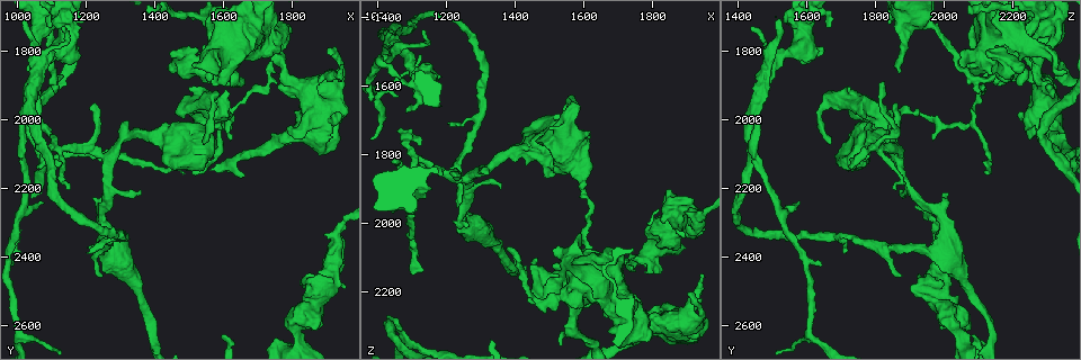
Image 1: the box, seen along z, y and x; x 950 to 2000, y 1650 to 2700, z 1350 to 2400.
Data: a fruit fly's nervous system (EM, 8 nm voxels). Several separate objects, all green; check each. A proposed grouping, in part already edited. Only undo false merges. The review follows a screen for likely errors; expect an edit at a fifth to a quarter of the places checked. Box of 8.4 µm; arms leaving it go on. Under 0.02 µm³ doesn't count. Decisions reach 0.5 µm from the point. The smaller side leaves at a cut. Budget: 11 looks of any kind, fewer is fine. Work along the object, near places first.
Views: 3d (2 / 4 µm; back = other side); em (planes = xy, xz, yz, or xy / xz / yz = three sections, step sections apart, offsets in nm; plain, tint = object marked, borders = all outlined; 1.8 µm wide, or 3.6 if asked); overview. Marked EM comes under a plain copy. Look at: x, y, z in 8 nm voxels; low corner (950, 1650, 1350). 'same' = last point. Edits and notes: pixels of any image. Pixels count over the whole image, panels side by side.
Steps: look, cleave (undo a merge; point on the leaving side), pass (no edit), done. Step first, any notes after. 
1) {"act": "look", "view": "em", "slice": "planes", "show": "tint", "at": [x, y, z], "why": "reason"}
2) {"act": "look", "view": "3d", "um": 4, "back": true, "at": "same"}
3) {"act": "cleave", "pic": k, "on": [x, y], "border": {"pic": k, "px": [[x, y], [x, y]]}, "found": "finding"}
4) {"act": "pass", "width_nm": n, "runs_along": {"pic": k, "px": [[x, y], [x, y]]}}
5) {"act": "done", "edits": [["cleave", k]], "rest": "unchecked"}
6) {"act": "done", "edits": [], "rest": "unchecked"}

{"act": "look", "view": "em", "um": 3.6, "slice": "xy", "step": 16, "show": "tint", "at": [1545, 1840, 2180], "why": "sudden change in width"}

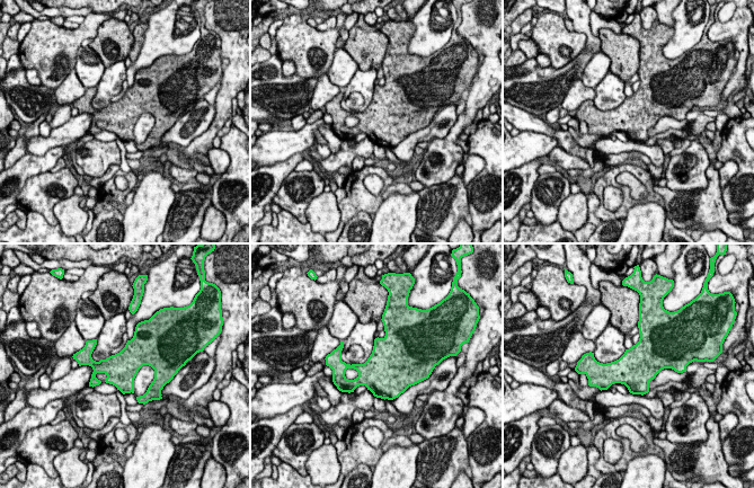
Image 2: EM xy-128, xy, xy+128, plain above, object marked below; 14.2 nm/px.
{"act": "look", "view": "em", "um": 3.6, "slice": "yz", "step": 4, "show": "tint", "at": "same", "why": "cut it another way"}

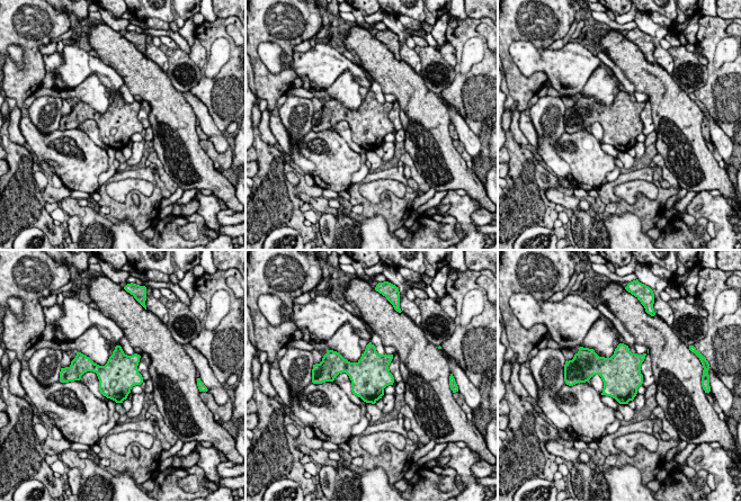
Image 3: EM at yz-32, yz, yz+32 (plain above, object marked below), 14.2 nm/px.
{"act": "pass", "found": "one cell here"}

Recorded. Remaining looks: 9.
{"act": "look", "view": "em", "slice": "planes", "show": "tint", "at": [1740, 1745, 2290]}

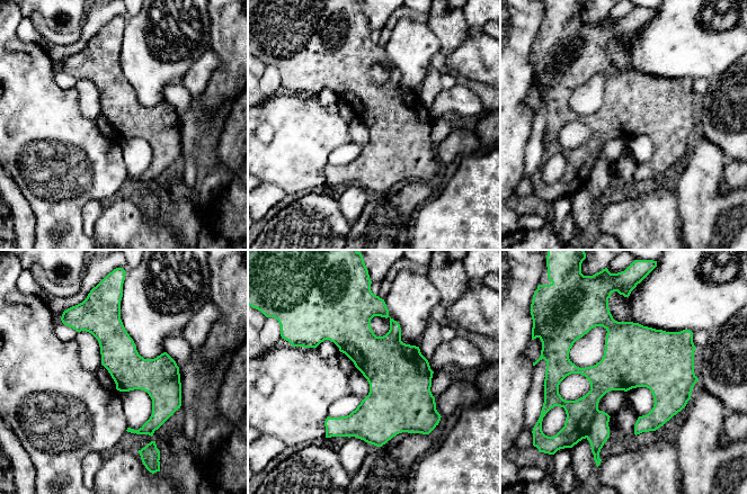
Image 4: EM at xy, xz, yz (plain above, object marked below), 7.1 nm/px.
{"act": "cleave", "pic": 4, "on": [598, 432], "border": {"pic": 4, "px": [[598, 410], [586, 437]]}, "found": "two cells meet here"}

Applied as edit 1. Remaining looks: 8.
{"act": "look", "view": "overview", "why": "see it whole again"}

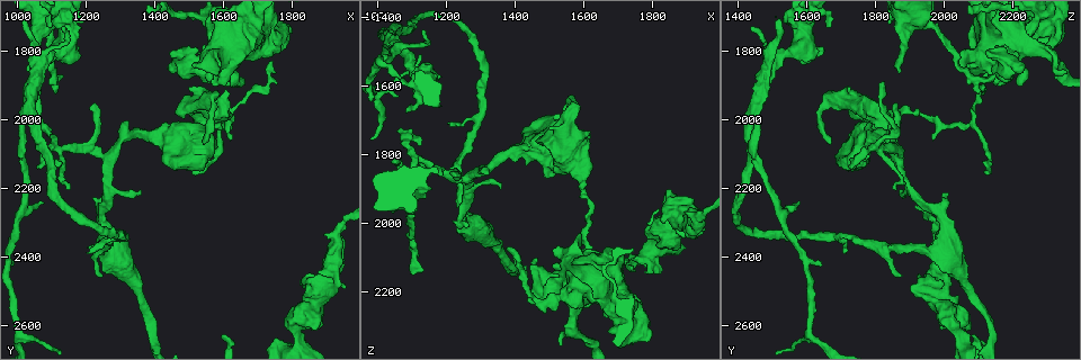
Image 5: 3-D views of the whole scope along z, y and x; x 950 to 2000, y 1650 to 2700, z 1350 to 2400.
{"act": "look", "view": "em", "slice": "xz", "step": 8, "show": "tint", "at": [1045, 1995, 1435], "why": "thick turns thin"}

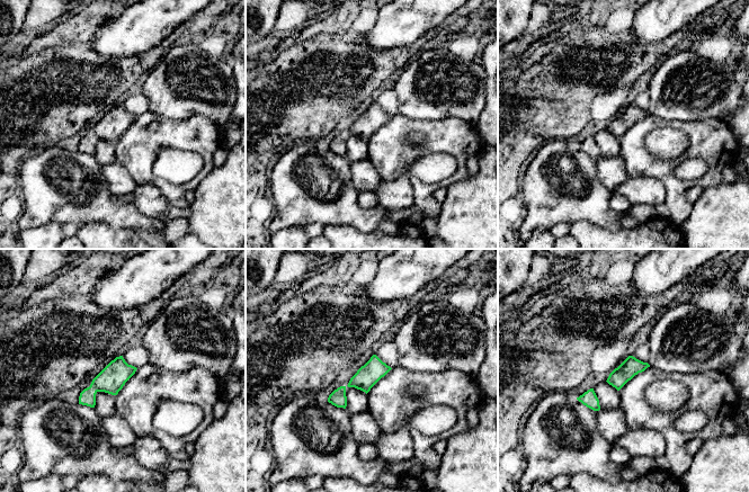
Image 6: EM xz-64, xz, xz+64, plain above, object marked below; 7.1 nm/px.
{"act": "cleave", "pic": 6, "on": [87, 396], "width_nm": 140, "border": {"pic": 6, "px": [[90, 385], [97, 391]]}, "found": "two cells meet here"}

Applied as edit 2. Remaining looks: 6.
{"act": "done", "edits": [["cleave", 4], ["cleave", 6]], "rest": "unchecked"}

